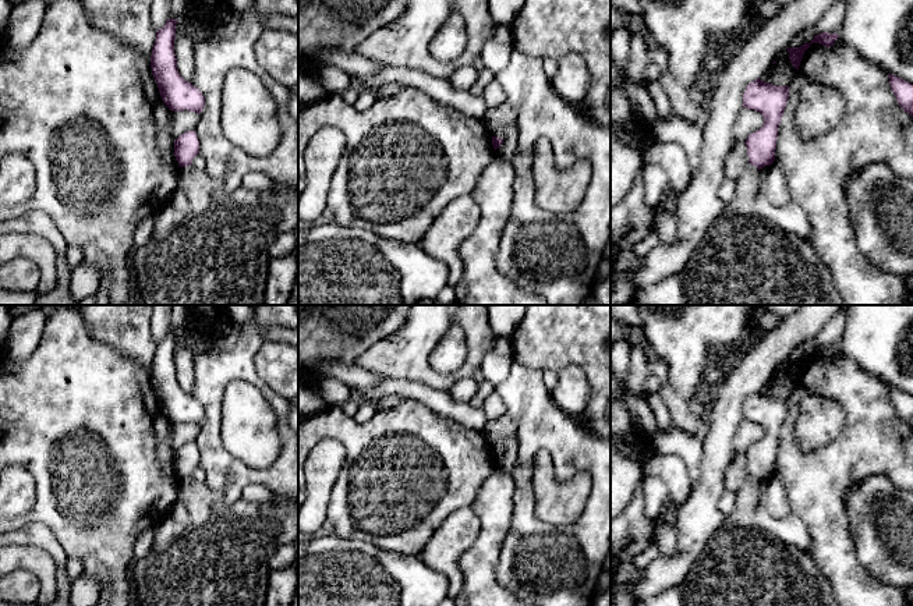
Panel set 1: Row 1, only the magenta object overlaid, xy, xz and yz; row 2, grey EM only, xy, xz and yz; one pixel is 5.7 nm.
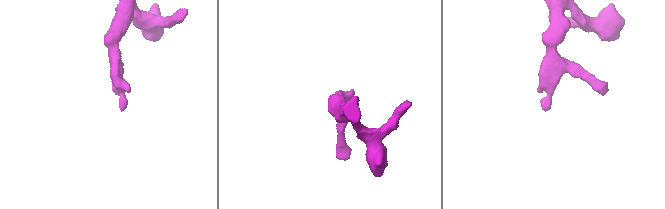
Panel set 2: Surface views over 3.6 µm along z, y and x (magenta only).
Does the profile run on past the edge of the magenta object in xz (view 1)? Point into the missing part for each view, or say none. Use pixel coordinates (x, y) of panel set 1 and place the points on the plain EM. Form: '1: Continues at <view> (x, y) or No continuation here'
1: No continuation here

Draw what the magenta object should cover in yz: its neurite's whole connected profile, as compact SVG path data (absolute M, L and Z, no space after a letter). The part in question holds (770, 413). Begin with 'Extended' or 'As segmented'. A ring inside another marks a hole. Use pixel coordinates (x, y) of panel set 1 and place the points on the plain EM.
As segmented. M760 390L750 394L743 405L743 419L764 429L764 437L746 451L749 475L761 482L775 472L776 450L790 398L778 398Z

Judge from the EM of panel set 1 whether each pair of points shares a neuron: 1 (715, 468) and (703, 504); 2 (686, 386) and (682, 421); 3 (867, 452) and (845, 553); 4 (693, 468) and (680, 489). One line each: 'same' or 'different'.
1: same
2: different
3: same
4: different

